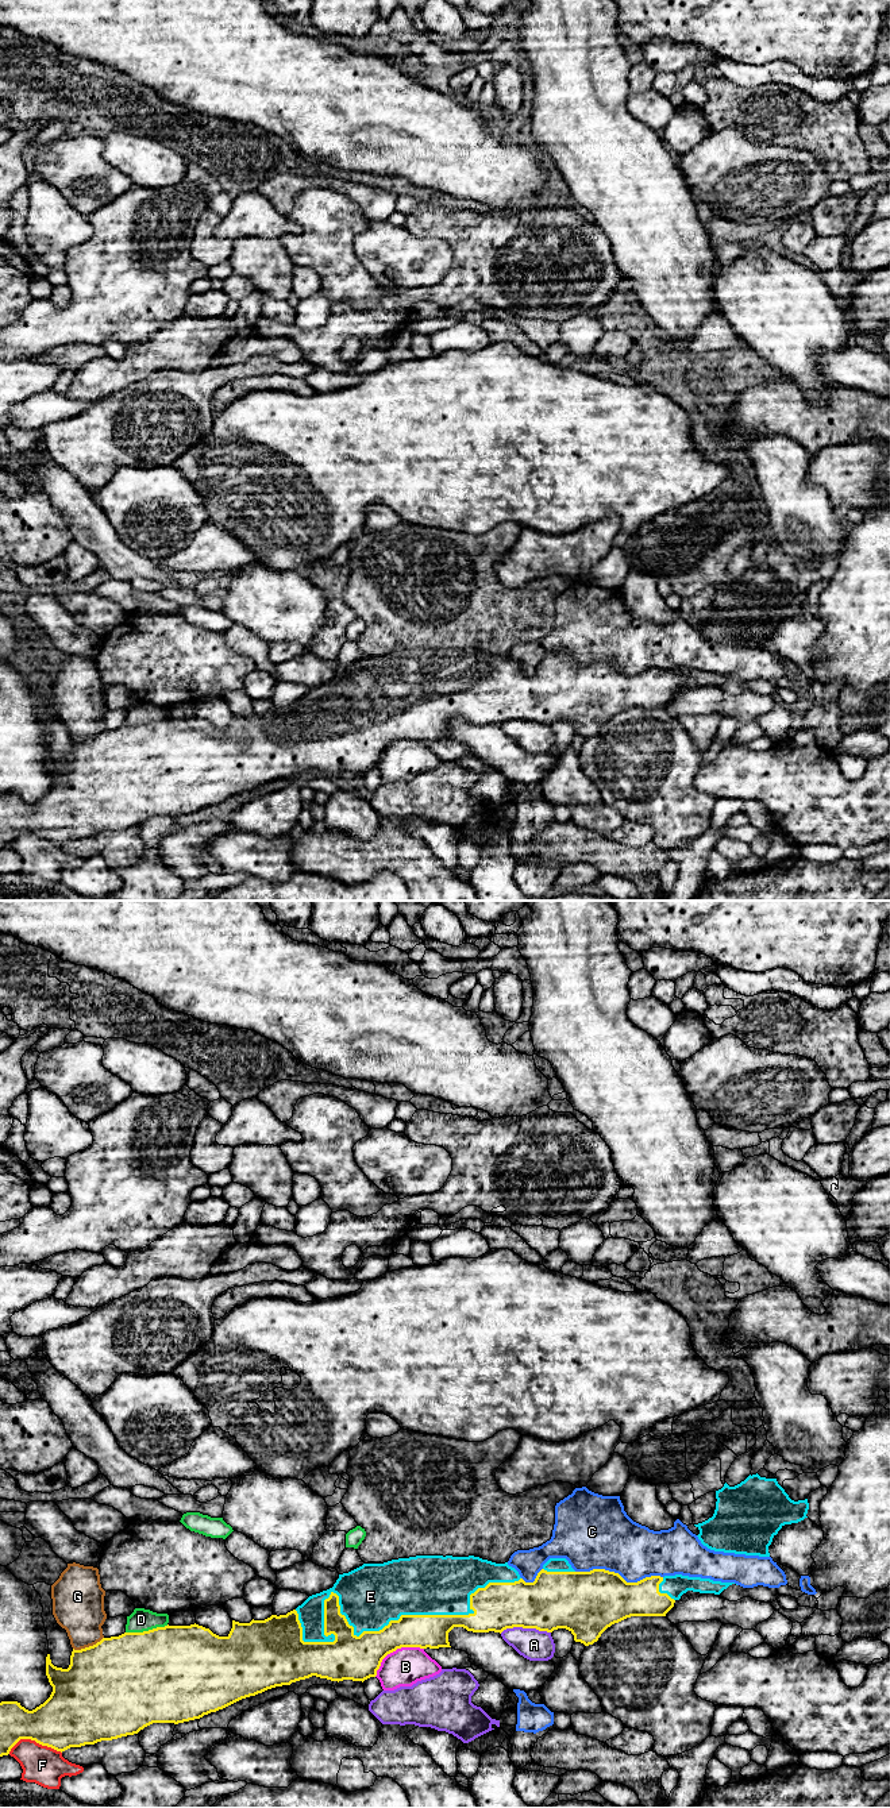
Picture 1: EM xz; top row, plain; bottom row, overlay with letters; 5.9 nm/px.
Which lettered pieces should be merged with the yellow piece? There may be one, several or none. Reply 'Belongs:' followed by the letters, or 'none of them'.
Belongs: E

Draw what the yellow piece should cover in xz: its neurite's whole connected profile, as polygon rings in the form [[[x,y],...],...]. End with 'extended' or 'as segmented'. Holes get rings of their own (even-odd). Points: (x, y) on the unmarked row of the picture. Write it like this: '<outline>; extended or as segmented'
[[[416,648],[392,652],[384,656],[363,656],[339,667],[332,681],[309,689],[286,708],[271,708],[265,713],[239,716],[232,713],[227,729],[219,729],[199,717],[165,718],[143,725],[124,725],[103,730],[93,739],[74,743],[68,762],[51,756],[46,749],[46,768],[53,785],[32,803],[18,794],[0,795],[0,849],[8,848],[20,832],[31,832],[57,844],[95,837],[138,826],[153,816],[184,816],[223,802],[242,791],[267,782],[290,778],[312,768],[331,774],[365,774],[377,768],[382,752],[401,740],[439,741],[451,740],[448,725],[463,720],[473,725],[502,725],[523,720],[552,725],[566,721],[575,735],[585,739],[598,733],[614,716],[631,709],[666,709],[687,683],[720,687],[735,675],[710,671],[675,668],[651,668],[637,675],[627,675],[619,666],[605,662],[575,664],[566,651],[550,651],[533,675],[525,675],[519,664],[505,656],[479,649]]]; extended

